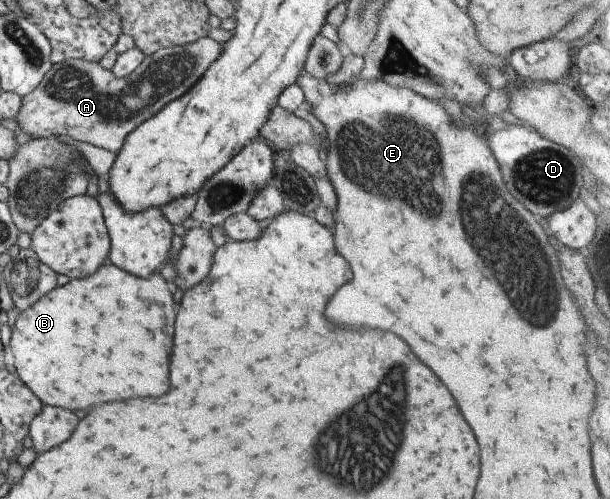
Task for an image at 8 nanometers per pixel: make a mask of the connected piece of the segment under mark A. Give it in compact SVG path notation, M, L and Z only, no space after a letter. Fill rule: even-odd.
M210 36L199 38L190 44L168 47L145 56L141 65L126 78L118 78L111 70L104 69L99 62L80 59L66 59L54 63L42 82L26 96L22 97L21 111L16 115L19 127L37 138L69 135L77 141L86 141L91 145L118 154L128 135L141 123L146 122L168 103L188 92L220 56L224 45Z

